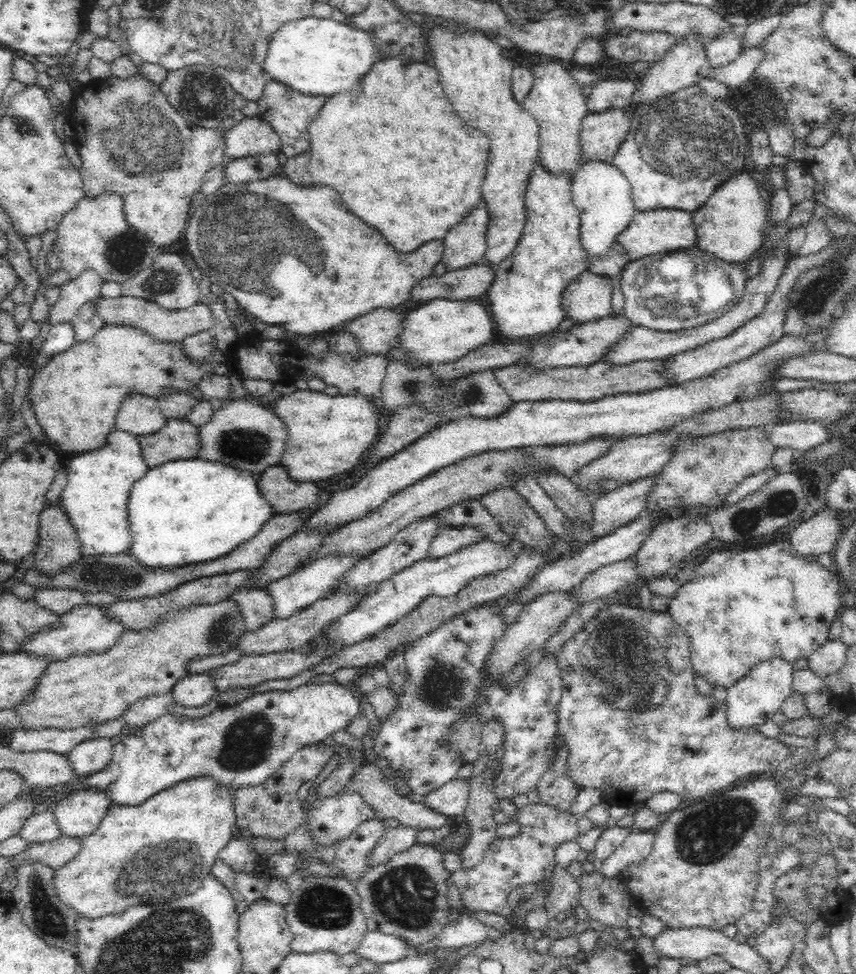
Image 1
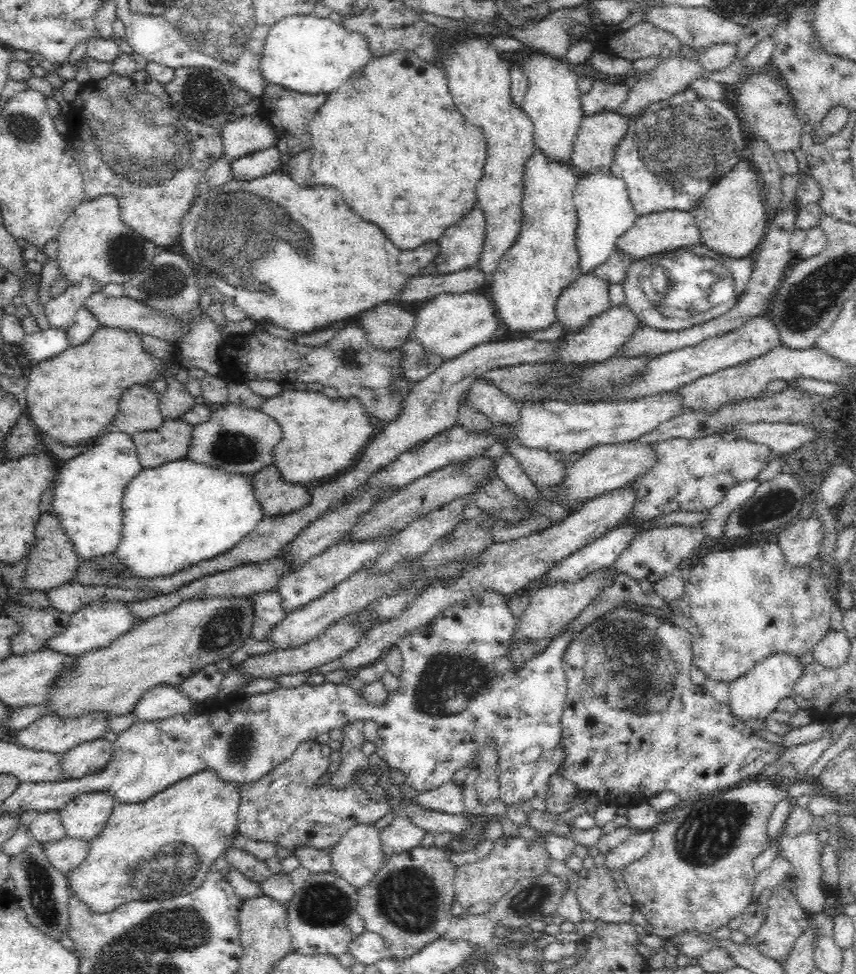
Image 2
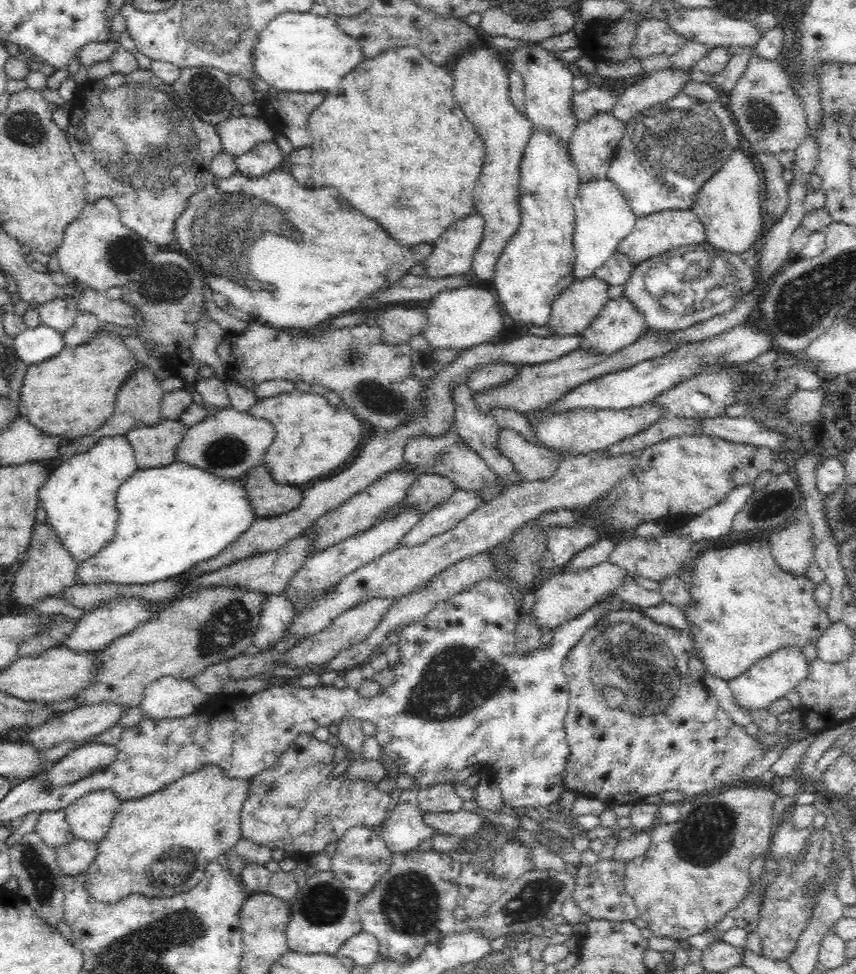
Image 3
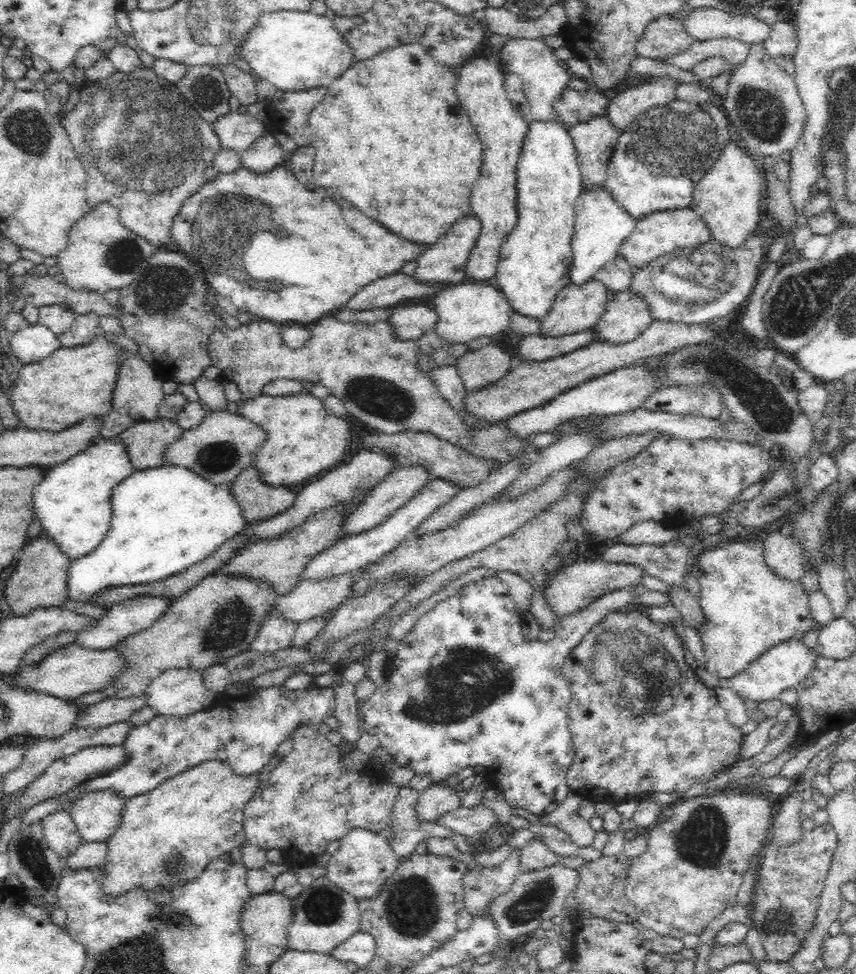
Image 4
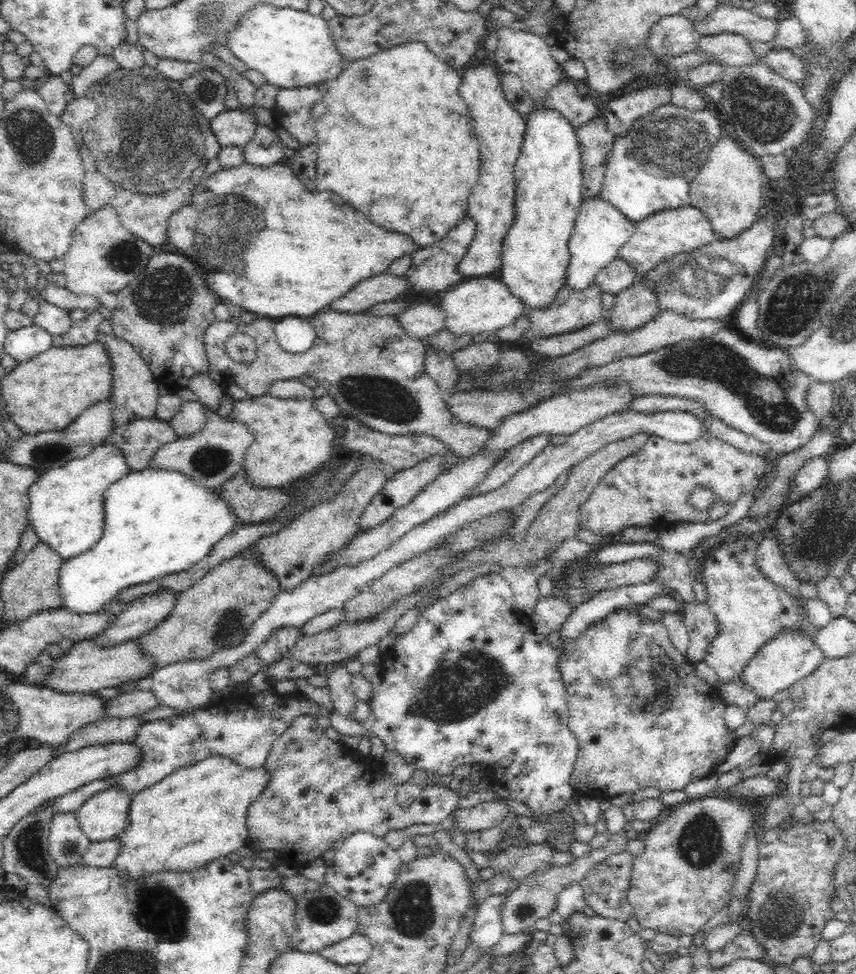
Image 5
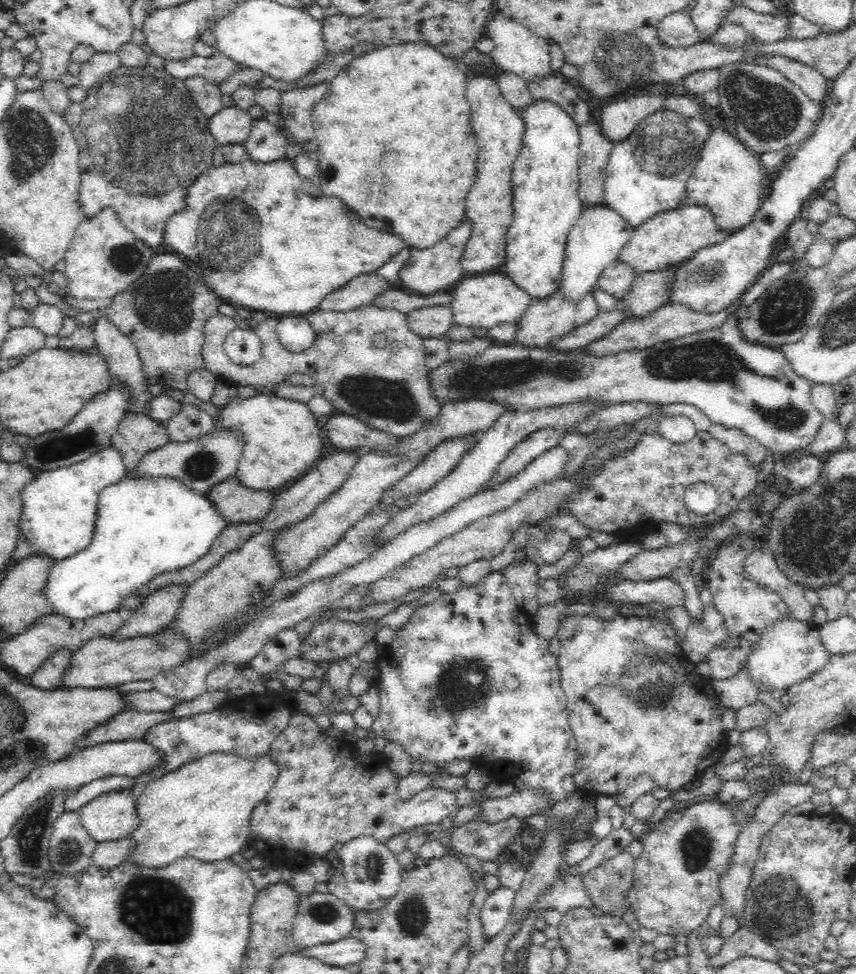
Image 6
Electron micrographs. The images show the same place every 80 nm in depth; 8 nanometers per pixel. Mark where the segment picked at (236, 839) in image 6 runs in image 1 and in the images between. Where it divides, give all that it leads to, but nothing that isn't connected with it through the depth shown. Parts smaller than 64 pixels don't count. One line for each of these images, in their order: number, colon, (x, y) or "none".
1: (154, 852)
2: (162, 847)
3: (159, 845)
4: (171, 832)
5: (196, 814)

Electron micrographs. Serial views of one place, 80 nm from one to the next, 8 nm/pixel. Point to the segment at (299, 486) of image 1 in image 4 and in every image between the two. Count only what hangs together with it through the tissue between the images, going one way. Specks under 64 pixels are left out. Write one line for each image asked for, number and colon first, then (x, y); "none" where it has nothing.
2: (275, 497)
3: (266, 499)
4: (257, 501)

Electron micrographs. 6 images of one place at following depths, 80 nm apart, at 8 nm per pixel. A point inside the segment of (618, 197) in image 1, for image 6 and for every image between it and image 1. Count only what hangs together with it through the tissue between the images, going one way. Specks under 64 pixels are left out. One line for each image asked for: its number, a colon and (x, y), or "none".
2: (604, 213)
3: (603, 218)
4: (601, 226)
5: (600, 230)
6: (595, 241)

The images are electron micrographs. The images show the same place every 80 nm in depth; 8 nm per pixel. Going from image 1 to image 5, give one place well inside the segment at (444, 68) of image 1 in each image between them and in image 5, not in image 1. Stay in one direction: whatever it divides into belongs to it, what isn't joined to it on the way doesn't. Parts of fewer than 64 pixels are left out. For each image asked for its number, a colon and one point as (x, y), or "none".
2: (479, 80)
3: (481, 82)
4: (501, 128)
5: (501, 129)

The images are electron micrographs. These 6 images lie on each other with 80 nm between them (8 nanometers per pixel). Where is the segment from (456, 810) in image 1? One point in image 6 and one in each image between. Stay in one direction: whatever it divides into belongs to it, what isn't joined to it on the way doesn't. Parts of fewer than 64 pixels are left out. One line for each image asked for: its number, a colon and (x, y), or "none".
2: (447, 798)
3: (439, 798)
4: (437, 799)
5: (321, 792)
6: (329, 792)

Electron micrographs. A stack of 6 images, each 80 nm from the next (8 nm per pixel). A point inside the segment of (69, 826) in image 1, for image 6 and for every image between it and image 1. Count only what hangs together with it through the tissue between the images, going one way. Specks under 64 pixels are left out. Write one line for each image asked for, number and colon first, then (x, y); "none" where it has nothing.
2: (85, 817)
3: (90, 817)
4: (97, 815)
5: (105, 816)
6: (111, 816)

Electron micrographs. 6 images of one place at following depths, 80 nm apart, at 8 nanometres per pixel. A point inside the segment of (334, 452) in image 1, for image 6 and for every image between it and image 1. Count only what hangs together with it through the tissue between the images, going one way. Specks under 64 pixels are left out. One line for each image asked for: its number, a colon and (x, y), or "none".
2: (320, 436)
3: (311, 439)
4: (301, 441)
5: (290, 440)
6: (281, 440)

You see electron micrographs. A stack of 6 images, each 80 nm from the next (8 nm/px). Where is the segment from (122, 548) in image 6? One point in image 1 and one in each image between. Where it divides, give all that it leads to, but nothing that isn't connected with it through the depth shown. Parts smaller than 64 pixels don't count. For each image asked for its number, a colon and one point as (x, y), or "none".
1: (183, 512)
2: (180, 514)
3: (169, 519)
4: (163, 520)
5: (155, 523)

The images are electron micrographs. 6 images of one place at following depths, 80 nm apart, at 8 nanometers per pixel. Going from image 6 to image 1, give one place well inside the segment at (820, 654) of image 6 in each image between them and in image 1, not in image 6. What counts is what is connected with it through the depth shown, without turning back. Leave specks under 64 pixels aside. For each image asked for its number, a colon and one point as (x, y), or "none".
1: (752, 700)
2: (754, 695)
3: (772, 677)
4: (781, 667)
5: (789, 656)

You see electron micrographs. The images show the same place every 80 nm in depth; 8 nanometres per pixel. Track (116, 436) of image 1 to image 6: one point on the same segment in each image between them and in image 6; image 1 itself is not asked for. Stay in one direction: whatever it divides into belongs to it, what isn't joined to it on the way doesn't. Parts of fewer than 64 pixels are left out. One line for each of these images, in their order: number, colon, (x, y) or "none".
2: (87, 491)
3: (78, 498)
4: (72, 503)
5: (65, 511)
6: (57, 513)

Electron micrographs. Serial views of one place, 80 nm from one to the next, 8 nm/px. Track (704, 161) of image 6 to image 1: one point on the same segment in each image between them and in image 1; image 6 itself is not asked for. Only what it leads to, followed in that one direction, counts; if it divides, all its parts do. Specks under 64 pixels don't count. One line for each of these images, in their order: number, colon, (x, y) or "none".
1: (731, 224)
2: (730, 215)
3: (728, 203)
4: (728, 197)
5: (728, 185)

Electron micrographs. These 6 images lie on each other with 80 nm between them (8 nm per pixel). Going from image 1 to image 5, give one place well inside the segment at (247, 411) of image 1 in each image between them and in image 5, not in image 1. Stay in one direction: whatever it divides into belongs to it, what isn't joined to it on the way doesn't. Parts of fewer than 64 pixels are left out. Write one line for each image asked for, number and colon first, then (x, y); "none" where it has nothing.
2: (235, 439)
3: (227, 444)
4: (220, 448)
5: (215, 454)

